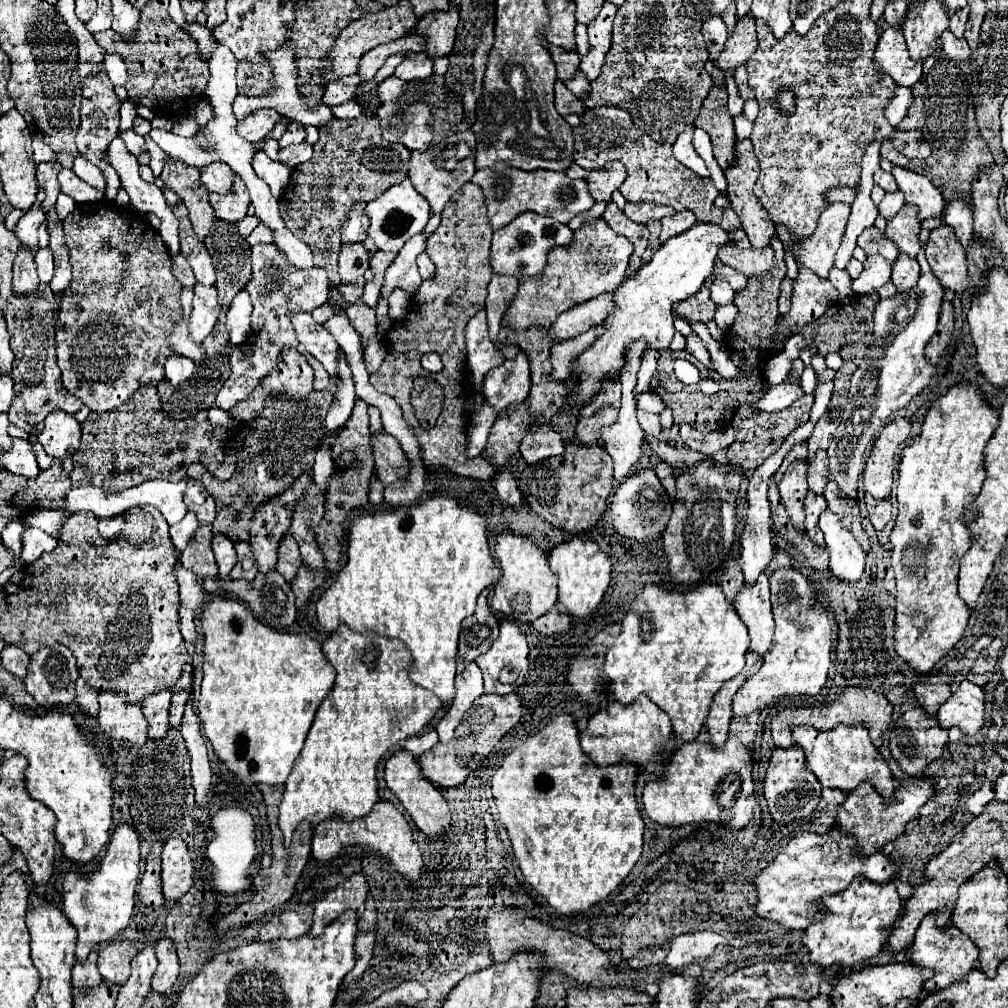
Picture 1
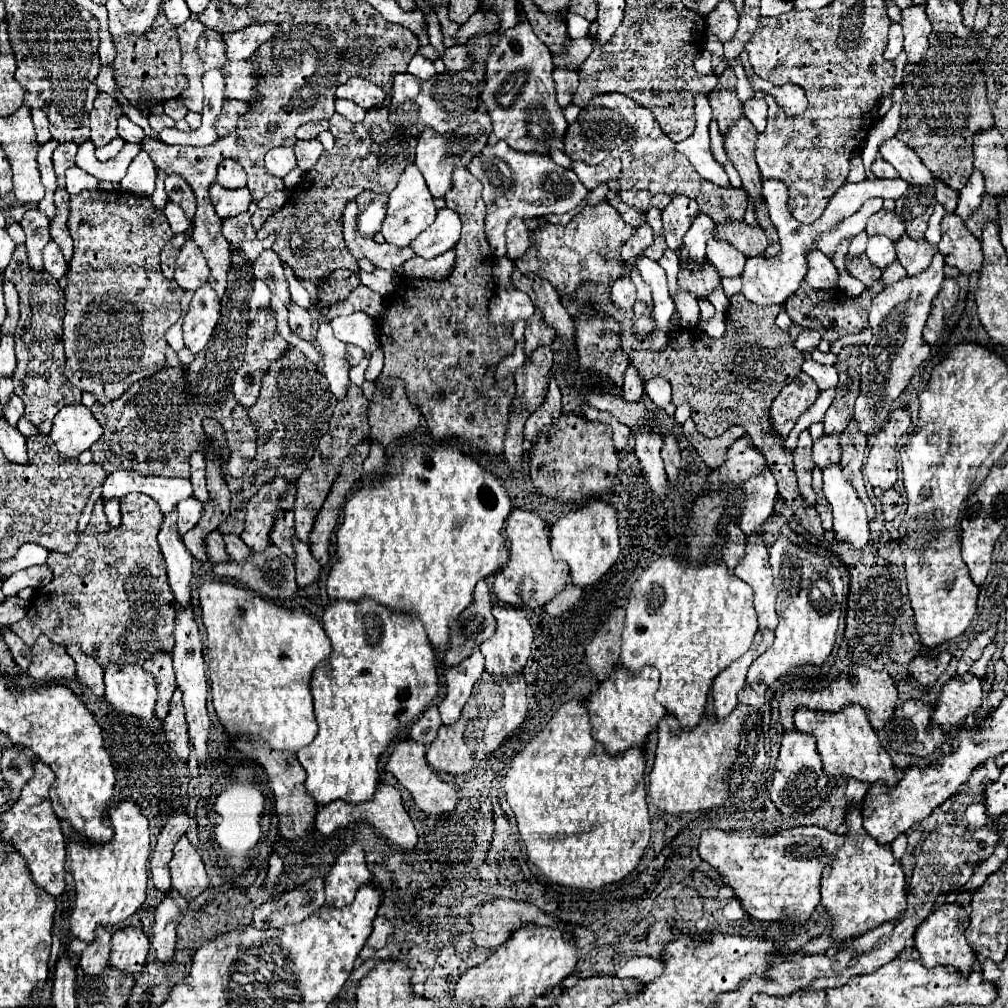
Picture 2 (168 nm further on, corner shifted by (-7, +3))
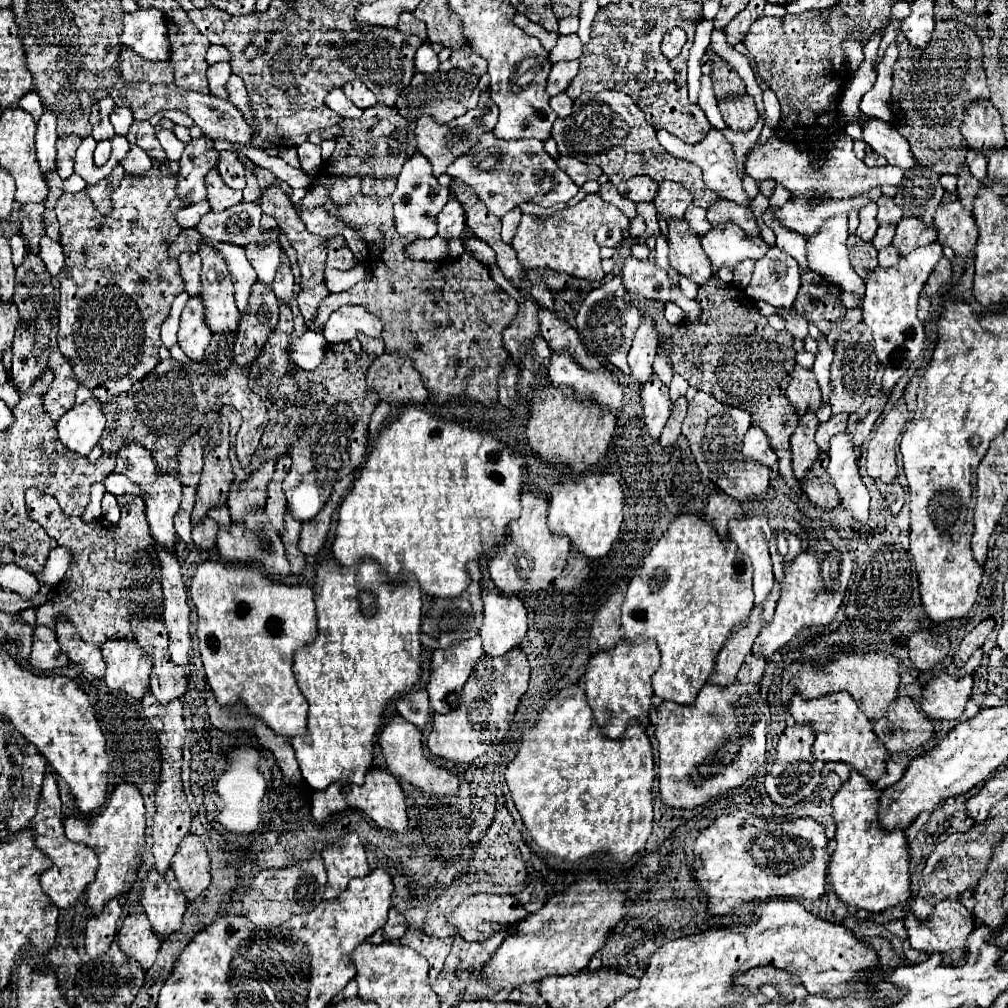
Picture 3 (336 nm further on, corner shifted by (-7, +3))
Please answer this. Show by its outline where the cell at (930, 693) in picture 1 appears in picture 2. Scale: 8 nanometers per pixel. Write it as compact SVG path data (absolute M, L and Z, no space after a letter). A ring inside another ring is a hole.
M946 651L934 659L916 657L910 663L910 673L920 685L934 685L938 679L938 673L944 671L948 667L948 663L950 663L950 653L946 653Z

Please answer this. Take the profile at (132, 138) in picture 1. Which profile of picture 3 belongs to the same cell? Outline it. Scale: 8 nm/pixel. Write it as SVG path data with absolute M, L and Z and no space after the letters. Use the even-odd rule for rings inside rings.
M116 107L112 111L112 115L110 115L110 123L114 125L114 131L118 135L126 135L128 129L130 129L130 125L132 125L132 121L134 121L132 109L128 109L128 107Z

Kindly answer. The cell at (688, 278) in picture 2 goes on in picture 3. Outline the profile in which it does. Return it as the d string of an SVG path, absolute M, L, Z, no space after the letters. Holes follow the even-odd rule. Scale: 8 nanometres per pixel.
M686 219L668 221L668 245L670 245L670 265L702 285L712 277L712 265L700 245L700 237L686 225Z

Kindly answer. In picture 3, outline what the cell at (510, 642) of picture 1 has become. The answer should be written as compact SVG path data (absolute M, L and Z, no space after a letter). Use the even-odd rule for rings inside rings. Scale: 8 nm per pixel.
M482 591L482 629L484 651L488 657L504 655L518 647L526 635L528 619L524 603L516 595L502 595L498 591Z

